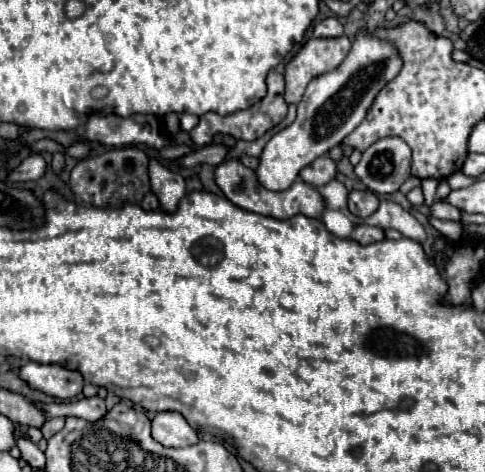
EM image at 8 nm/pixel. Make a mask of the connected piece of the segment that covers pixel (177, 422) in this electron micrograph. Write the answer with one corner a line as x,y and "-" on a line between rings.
165,411
153,419
153,439
163,447
189,447
199,441
197,431
185,421
181,413

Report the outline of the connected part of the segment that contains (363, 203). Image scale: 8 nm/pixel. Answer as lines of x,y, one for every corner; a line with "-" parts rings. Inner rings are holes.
351,191
349,193
349,211
355,217
369,217
379,207
379,199
371,191

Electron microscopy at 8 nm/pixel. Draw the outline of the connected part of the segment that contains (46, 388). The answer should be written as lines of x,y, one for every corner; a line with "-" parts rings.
29,361
19,371
21,379
27,381
33,389
39,389
51,397
71,399
83,391
83,377
79,371
71,371
63,365
43,365

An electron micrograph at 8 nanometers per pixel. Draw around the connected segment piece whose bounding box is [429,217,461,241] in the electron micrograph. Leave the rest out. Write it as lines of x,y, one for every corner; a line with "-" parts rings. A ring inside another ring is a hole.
431,217
429,223
431,223
439,233
443,233
445,237
449,237
449,239
453,239
453,241
459,241
459,237
461,237
461,225
459,225
459,223
455,223
455,221
441,221
441,219
435,219
435,217

